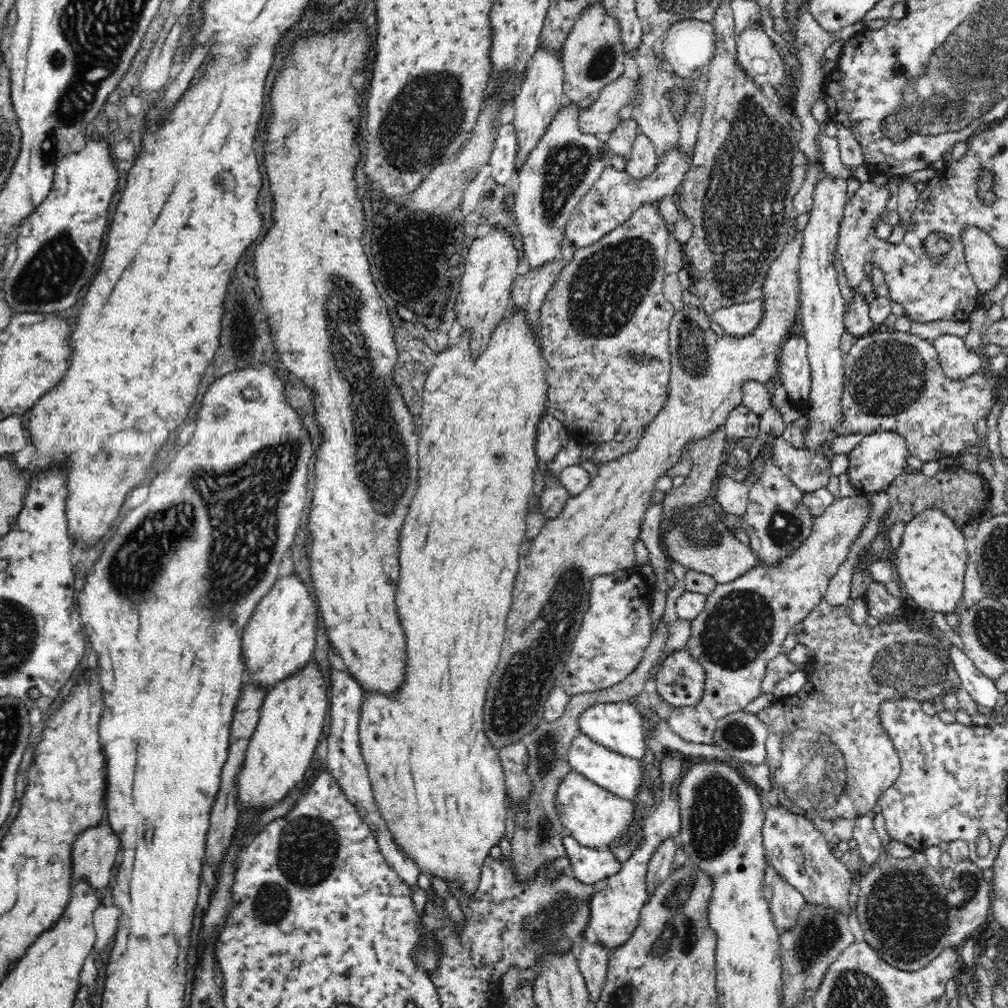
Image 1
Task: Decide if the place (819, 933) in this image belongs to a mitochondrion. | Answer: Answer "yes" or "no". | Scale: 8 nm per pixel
yes

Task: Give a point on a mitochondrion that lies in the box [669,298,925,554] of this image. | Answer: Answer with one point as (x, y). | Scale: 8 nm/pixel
(693, 357)

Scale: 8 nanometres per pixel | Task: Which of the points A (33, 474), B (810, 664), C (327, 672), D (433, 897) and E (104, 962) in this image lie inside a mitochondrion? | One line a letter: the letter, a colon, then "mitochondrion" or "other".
A: other
B: other
C: other
D: other
E: other

